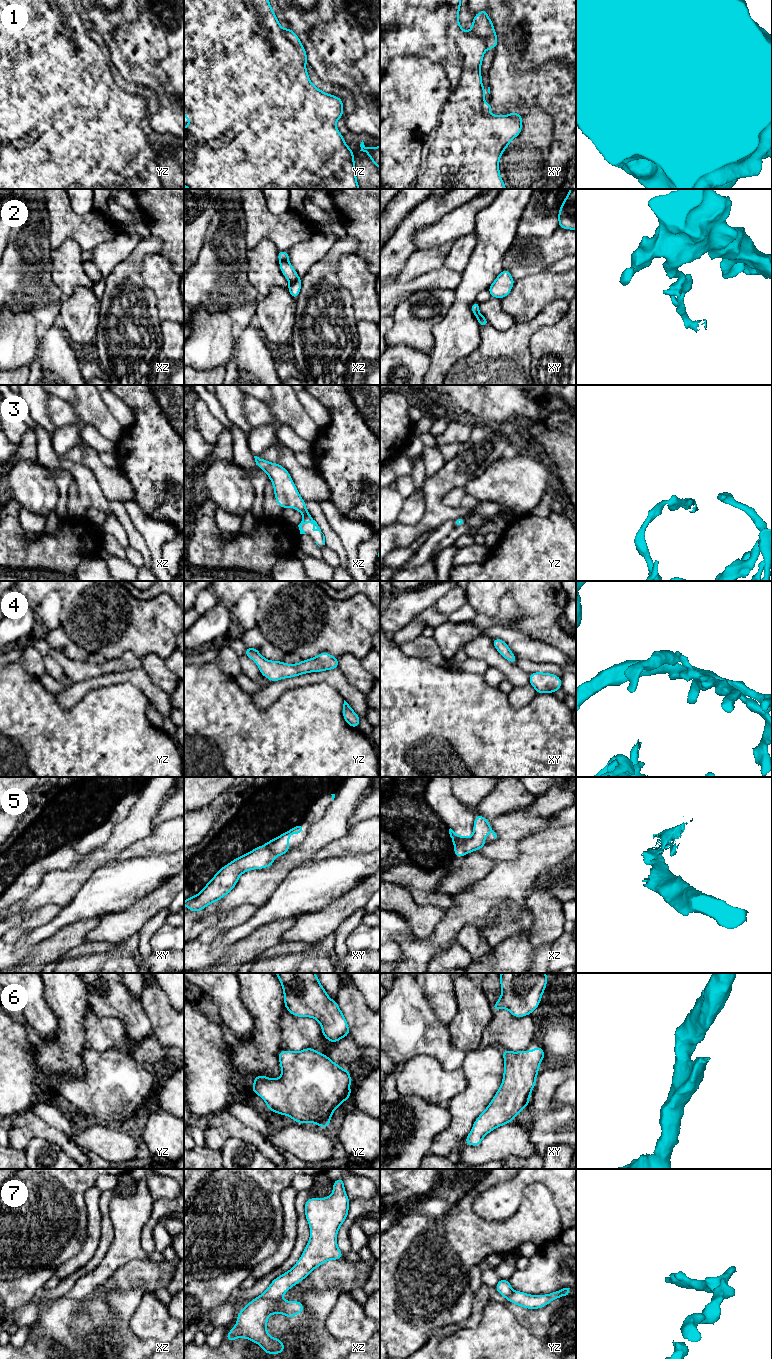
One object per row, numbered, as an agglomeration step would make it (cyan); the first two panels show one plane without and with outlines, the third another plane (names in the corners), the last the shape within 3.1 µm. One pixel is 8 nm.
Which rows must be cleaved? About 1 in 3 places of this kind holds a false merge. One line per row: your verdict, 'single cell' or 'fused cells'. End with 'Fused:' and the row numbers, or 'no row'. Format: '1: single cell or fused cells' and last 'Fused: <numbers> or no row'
1: fused cells
2: fused cells
3: single cell
4: single cell
5: fused cells
6: single cell
7: fused cells
Fused: 1, 2, 5, 7

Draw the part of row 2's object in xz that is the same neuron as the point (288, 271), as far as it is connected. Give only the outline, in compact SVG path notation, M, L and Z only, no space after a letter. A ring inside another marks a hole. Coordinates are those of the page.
M280 262L280 270L289 283L295 281L299 276L289 262Z

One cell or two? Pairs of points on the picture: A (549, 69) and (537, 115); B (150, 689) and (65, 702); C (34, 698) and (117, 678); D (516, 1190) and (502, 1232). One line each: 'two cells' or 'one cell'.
A: two cells
B: one cell
C: two cells
D: two cells

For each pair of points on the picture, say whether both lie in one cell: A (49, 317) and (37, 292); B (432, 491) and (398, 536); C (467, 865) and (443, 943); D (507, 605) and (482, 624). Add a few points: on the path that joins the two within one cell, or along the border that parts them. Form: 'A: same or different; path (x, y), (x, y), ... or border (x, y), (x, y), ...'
A: same; path (46, 311), (41, 298)
B: same; path (432, 505), (432, 515), (416, 531), (412, 532)
C: different; border (480, 881), (452, 895)
D: same; path (504, 612), (495, 621), (489, 621)

